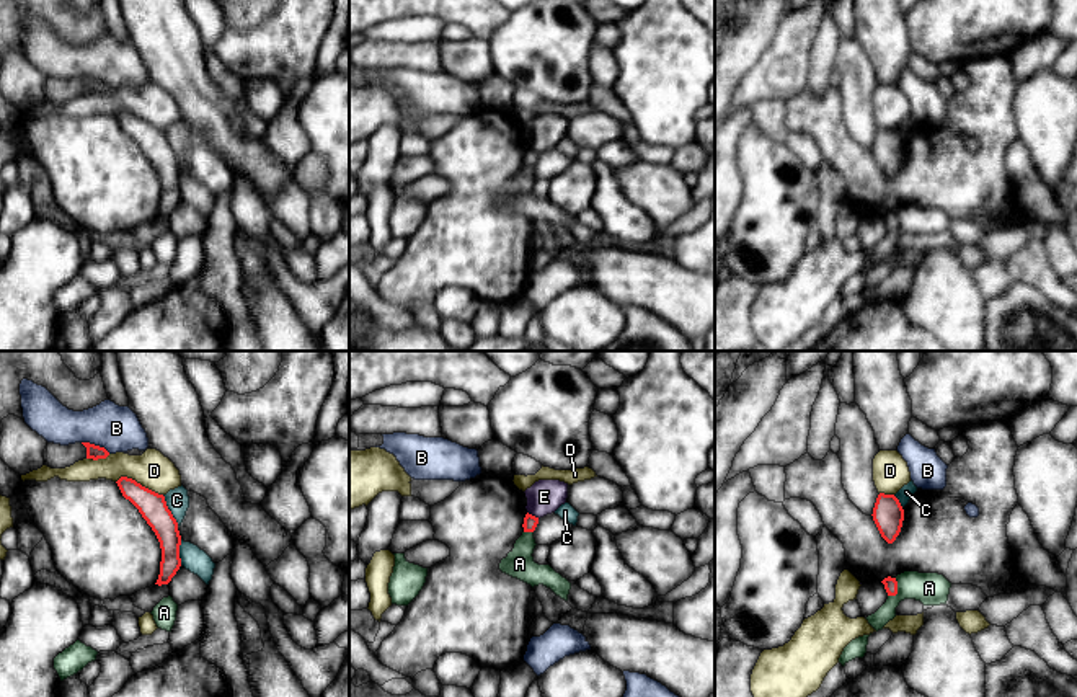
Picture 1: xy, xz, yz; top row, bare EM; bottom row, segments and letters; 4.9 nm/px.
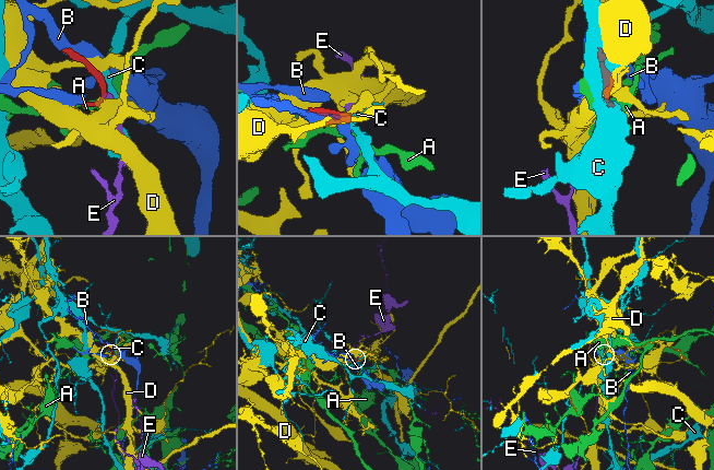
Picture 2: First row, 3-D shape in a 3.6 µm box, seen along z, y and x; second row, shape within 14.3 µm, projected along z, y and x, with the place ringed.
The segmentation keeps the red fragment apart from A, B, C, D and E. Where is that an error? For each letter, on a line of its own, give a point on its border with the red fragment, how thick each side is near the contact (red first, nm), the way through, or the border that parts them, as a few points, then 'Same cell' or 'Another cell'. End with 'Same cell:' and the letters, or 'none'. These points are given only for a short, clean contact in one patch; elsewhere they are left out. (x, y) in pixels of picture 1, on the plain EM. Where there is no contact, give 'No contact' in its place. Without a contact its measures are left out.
A: Touches red at yz (896, 224). Thickness 70 nm (red) against 160 nm. Boundary: yz (896, 213), (896, 227), (888, 230). Another cell
B: Touches red at xy (97, 80). Thickness 70 nm (red) against 220 nm. Boundary: xy (82, 75), (103, 80), (110, 87). Another cell
C: Touches red at xy (168, 144). Thickness 140 nm (red) against 110 nm. Boundary: xy (162, 129), (178, 159). Another cell
D: Touches red at xy (139, 118). Thickness 140 nm (red) against 180 nm. Boundary: xy (116, 115), (131, 111), (162, 129). Another cell
E: Touches red at xz (534, 150). Thickness 70 nm (red) against 170 nm. Boundary: xz (527, 146), (539, 152). Another cell
Same cell: none

